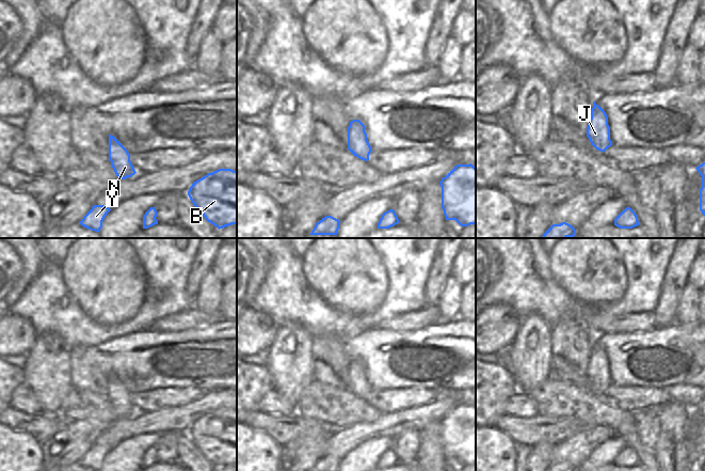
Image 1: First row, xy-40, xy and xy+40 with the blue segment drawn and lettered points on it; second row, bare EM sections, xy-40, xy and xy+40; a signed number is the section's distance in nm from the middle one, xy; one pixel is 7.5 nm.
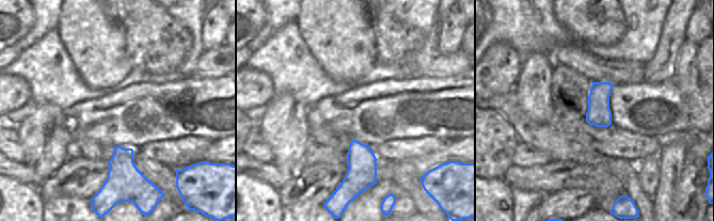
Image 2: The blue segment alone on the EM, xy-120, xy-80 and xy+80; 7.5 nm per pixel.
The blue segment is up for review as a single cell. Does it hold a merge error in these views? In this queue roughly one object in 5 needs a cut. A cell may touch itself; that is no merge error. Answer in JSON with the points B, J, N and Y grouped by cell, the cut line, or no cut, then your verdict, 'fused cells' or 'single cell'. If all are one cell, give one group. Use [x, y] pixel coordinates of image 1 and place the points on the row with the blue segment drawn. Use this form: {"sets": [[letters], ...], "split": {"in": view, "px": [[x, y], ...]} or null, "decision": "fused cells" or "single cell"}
{"sets": [["B", "J", "N", "Y"]], "split": null, "decision": "single cell"}

